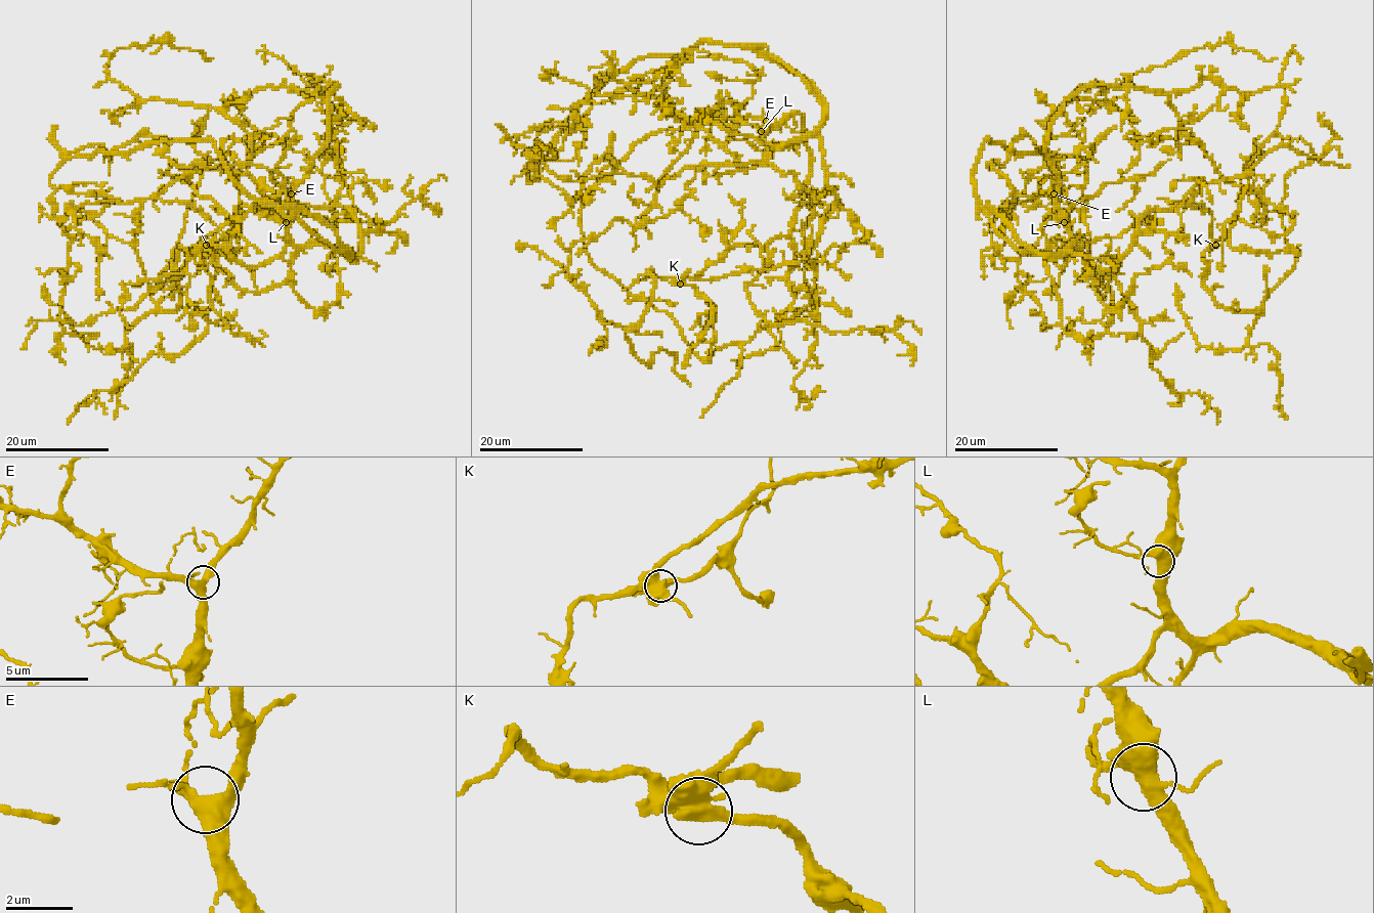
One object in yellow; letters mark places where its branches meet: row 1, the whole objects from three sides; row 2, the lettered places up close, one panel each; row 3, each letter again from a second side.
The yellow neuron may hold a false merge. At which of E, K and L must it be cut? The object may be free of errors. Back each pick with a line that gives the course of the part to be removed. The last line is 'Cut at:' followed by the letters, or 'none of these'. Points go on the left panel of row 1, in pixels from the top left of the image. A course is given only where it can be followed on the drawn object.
K: (206, 245), (216, 242), (235, 220), (241, 231), (237, 234), (232, 223), (217, 211)
Cut at: K

